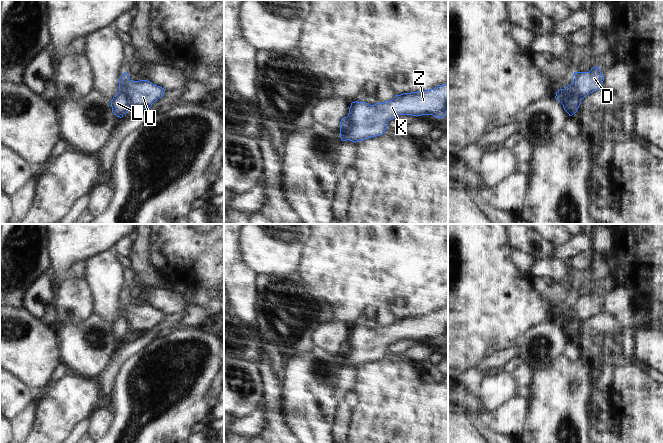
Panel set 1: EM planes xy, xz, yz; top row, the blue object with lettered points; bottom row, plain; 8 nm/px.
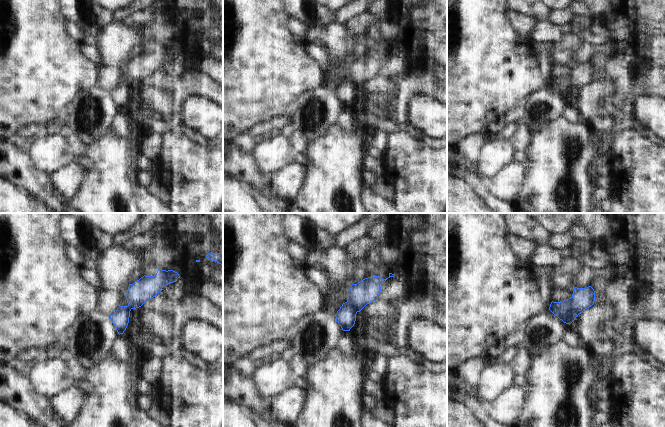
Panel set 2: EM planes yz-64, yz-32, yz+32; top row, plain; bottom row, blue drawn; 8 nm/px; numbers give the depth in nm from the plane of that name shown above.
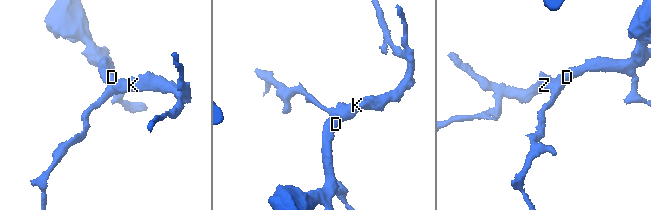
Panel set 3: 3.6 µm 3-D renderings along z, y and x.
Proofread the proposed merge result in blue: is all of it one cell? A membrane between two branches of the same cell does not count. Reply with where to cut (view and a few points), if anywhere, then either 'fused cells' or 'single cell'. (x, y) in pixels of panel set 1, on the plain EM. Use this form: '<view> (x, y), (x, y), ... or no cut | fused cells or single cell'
yz (580, 324), (570, 318), (562, 328) | fused cells

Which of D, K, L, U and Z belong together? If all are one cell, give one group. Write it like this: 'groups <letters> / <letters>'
groups D K U Z / L

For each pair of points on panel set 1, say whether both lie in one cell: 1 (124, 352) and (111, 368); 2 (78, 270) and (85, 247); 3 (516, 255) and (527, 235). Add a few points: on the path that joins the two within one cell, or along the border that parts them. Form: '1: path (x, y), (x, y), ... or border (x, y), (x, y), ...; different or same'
1: path (120, 356), (113, 364); same
2: border (84, 261), (74, 263), (65, 271), (58, 271); different
3: border (511, 247), (517, 247), (529, 252), (536, 259); different

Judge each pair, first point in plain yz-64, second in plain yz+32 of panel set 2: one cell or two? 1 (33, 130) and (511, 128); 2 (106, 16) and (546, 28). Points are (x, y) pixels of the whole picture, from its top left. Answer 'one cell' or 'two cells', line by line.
1: two cells
2: two cells

